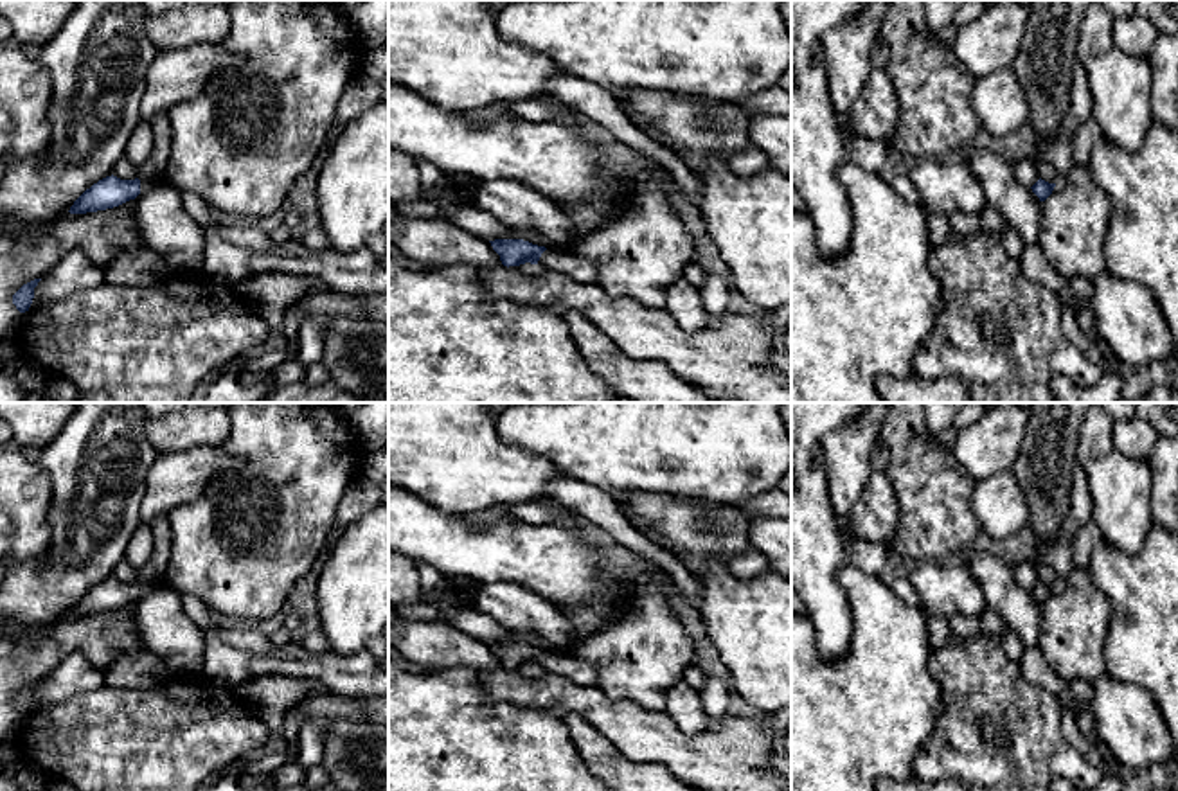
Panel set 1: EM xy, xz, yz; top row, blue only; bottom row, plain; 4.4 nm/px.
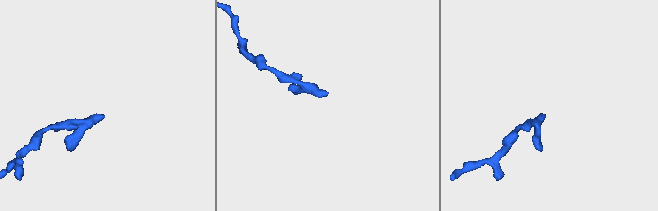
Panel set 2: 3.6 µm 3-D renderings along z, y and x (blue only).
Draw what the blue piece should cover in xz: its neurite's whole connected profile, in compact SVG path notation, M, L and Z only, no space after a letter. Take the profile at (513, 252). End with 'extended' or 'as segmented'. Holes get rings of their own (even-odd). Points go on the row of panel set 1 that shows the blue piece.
M495 239L489 243L507 268L531 262L561 271L581 284L597 284L599 280L597 266L590 259L561 253L523 239Z | extended

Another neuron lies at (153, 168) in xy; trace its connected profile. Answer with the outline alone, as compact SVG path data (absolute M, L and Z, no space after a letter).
M160 111L149 120L155 146L151 155L137 165L137 178L138 180L151 180L158 182L165 178L165 167L169 162L169 135L171 135L171 126L167 120L167 113Z

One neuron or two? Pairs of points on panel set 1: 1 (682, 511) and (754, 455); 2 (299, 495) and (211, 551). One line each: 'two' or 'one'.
1: two
2: one

